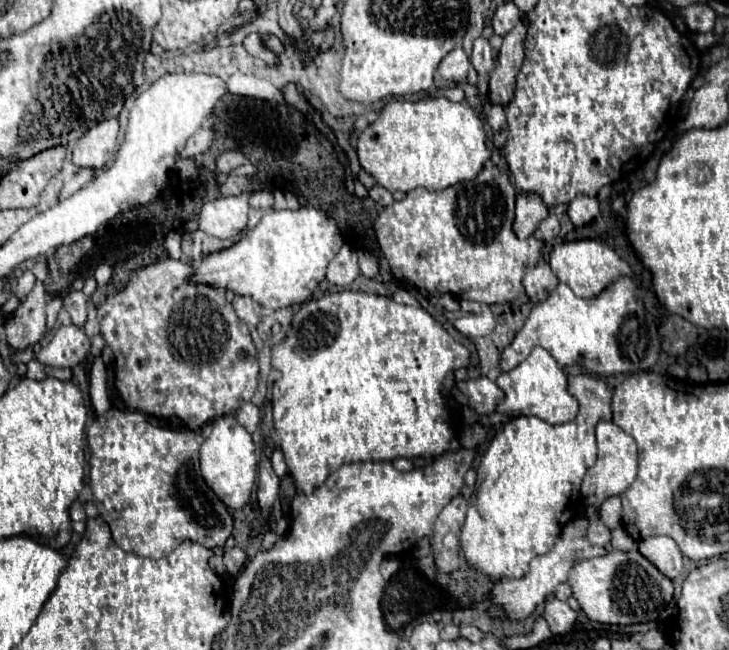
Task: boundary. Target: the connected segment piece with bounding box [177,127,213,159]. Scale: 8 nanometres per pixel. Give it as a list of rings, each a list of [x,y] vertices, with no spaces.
[[[211,127],[199,129],[193,137],[187,139],[187,143],[185,143],[185,147],[179,151],[177,159],[195,159],[195,157],[199,157],[201,153],[205,153],[205,151],[209,149],[211,141],[213,141],[213,131],[211,131]]]

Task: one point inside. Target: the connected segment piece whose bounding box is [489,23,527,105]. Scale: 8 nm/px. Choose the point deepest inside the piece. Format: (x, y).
(502, 82)

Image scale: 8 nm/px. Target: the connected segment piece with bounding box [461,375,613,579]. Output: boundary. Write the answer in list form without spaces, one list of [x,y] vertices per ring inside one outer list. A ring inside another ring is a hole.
[[[573,375],[567,377],[567,385],[571,395],[579,404],[578,415],[569,423],[549,425],[537,417],[513,417],[505,423],[503,431],[499,431],[491,445],[487,447],[479,469],[477,469],[477,493],[475,501],[469,505],[467,519],[461,527],[461,551],[463,557],[475,565],[481,573],[489,575],[491,579],[501,577],[523,577],[529,569],[529,561],[535,555],[547,553],[555,539],[559,537],[561,529],[569,521],[569,513],[577,516],[582,511],[581,481],[589,467],[595,463],[597,447],[595,447],[595,425],[601,420],[612,420],[611,387],[607,381],[591,377],[591,375]]]

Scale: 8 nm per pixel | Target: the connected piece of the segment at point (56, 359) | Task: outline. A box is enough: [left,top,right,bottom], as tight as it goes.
[35,325,89,367]

